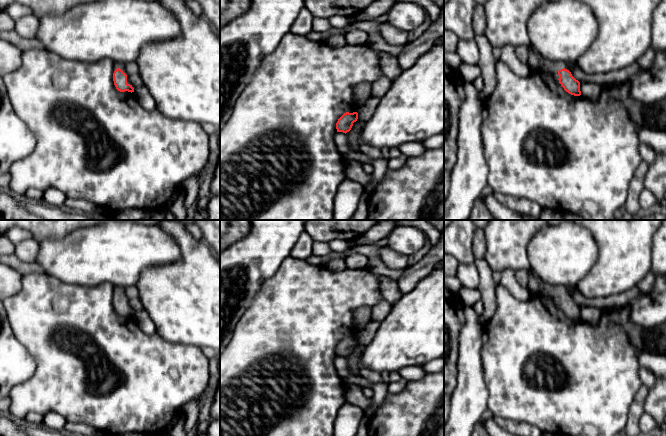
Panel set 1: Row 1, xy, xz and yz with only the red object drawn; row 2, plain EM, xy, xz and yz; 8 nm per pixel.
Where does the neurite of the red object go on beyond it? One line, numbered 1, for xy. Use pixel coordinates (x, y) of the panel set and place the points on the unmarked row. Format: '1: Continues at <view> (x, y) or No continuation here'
1: No continuation here

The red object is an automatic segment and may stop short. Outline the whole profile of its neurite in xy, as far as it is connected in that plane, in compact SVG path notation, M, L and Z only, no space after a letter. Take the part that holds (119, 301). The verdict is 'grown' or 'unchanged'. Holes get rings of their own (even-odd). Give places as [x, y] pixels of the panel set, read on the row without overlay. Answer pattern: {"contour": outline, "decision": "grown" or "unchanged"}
{"contour": "M119 292L113 297L113 305L116 313L120 316L134 316L132 309L127 307L127 299Z", "decision": "unchanged"}

